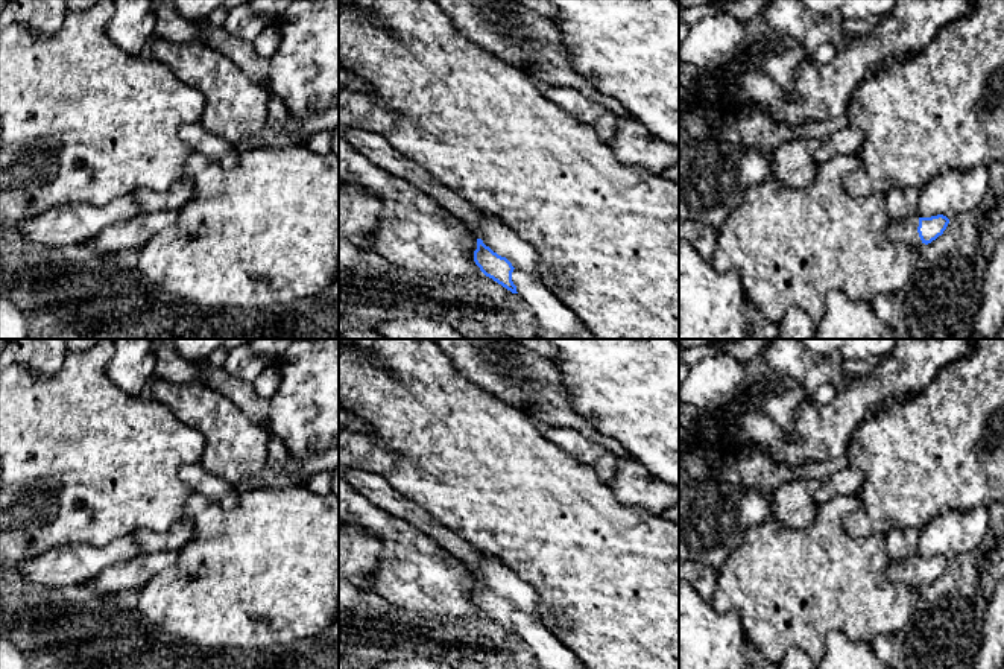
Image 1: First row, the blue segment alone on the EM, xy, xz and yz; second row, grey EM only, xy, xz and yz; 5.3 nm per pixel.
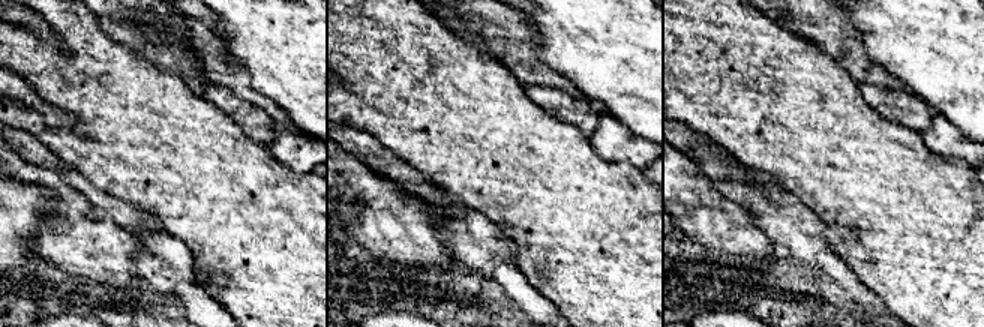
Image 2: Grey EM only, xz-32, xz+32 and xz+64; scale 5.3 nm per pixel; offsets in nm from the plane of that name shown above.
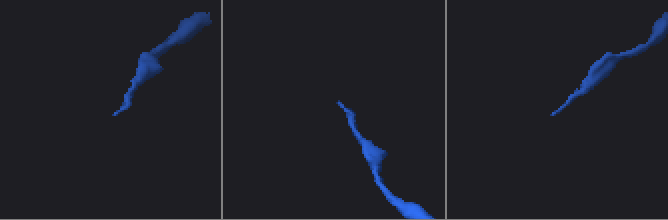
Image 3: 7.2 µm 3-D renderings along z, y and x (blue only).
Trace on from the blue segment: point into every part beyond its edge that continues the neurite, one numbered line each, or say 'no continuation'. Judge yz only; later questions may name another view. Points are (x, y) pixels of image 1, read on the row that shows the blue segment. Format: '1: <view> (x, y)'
1: yz (904, 230)

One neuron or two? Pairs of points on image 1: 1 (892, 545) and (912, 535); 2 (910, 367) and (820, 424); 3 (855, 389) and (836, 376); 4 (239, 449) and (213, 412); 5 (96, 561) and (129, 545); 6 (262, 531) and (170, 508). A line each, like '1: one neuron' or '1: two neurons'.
1: one neuron
2: one neuron
3: two neurons
4: one neuron
5: one neuron
6: two neurons

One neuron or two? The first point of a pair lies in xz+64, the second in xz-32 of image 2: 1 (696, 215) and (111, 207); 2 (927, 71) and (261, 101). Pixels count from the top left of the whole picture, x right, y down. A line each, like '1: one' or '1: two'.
1: two
2: two

